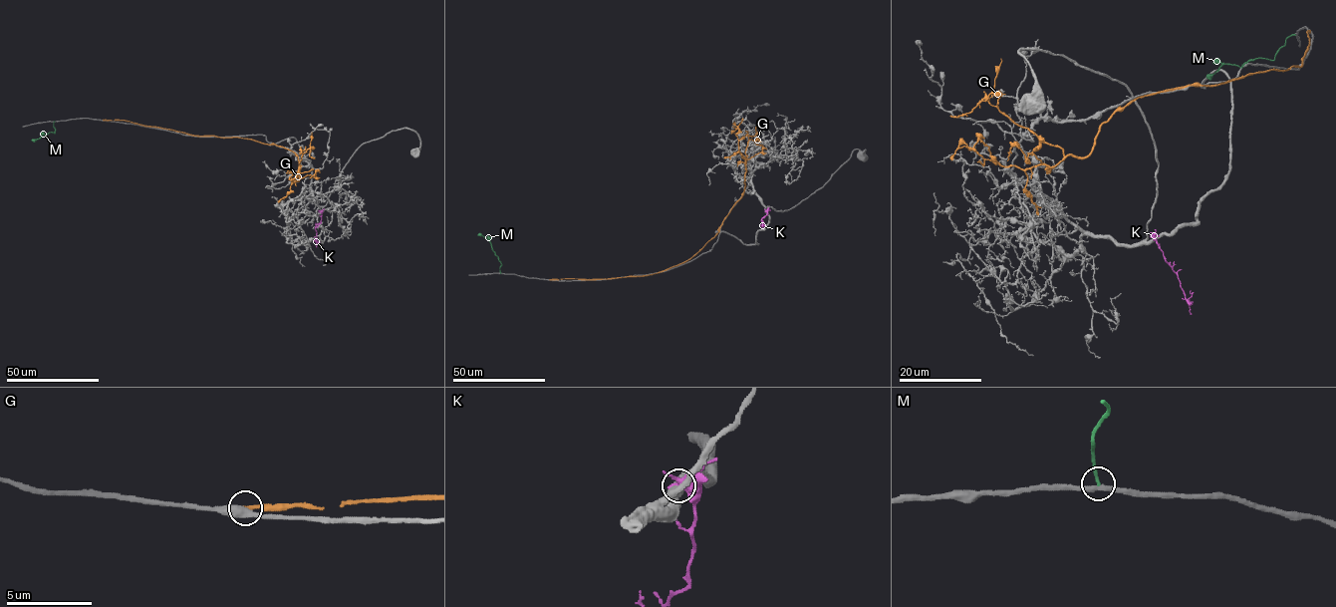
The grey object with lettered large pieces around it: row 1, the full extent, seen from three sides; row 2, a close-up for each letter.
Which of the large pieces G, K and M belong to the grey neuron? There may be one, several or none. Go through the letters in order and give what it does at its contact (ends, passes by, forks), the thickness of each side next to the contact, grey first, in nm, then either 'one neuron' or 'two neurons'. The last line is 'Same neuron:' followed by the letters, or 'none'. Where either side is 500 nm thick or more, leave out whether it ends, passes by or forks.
G: it ends | 420/280 nm | two neurons
K: 550/360 nm | two neurons
M: it ends | 280/180 nm | two neurons
Same neuron: none

